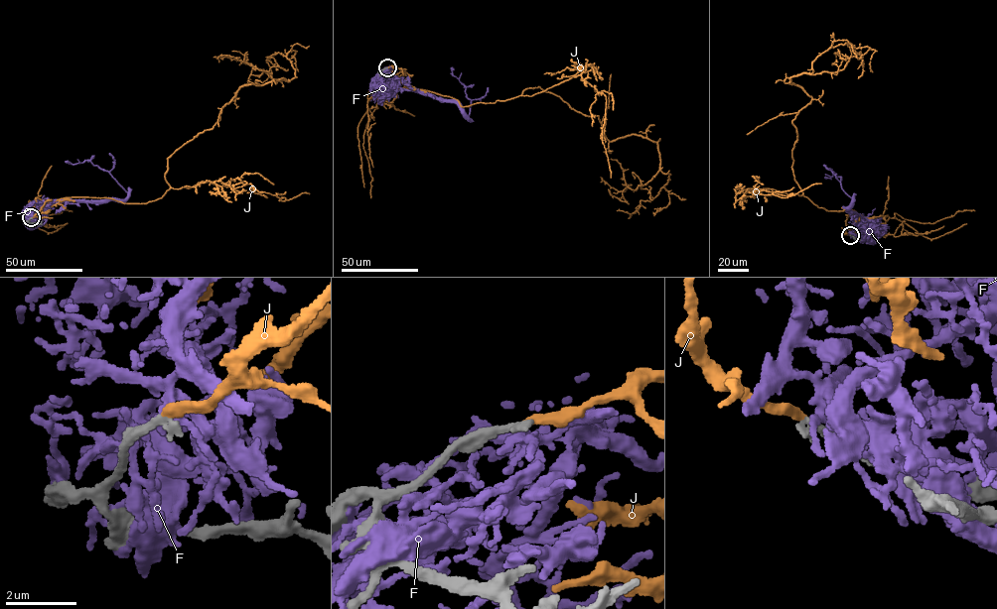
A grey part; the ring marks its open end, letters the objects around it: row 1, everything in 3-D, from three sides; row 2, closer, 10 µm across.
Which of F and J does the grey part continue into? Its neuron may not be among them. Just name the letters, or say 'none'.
J

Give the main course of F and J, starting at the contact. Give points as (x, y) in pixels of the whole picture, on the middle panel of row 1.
F: (386, 68), (386, 75), (402, 88), (454, 102), (469, 118), (471, 99), (451, 67)
J: (387, 67), (463, 106), (539, 87), (599, 116), (610, 141), (654, 141), (666, 182), (630, 216), (617, 210)

